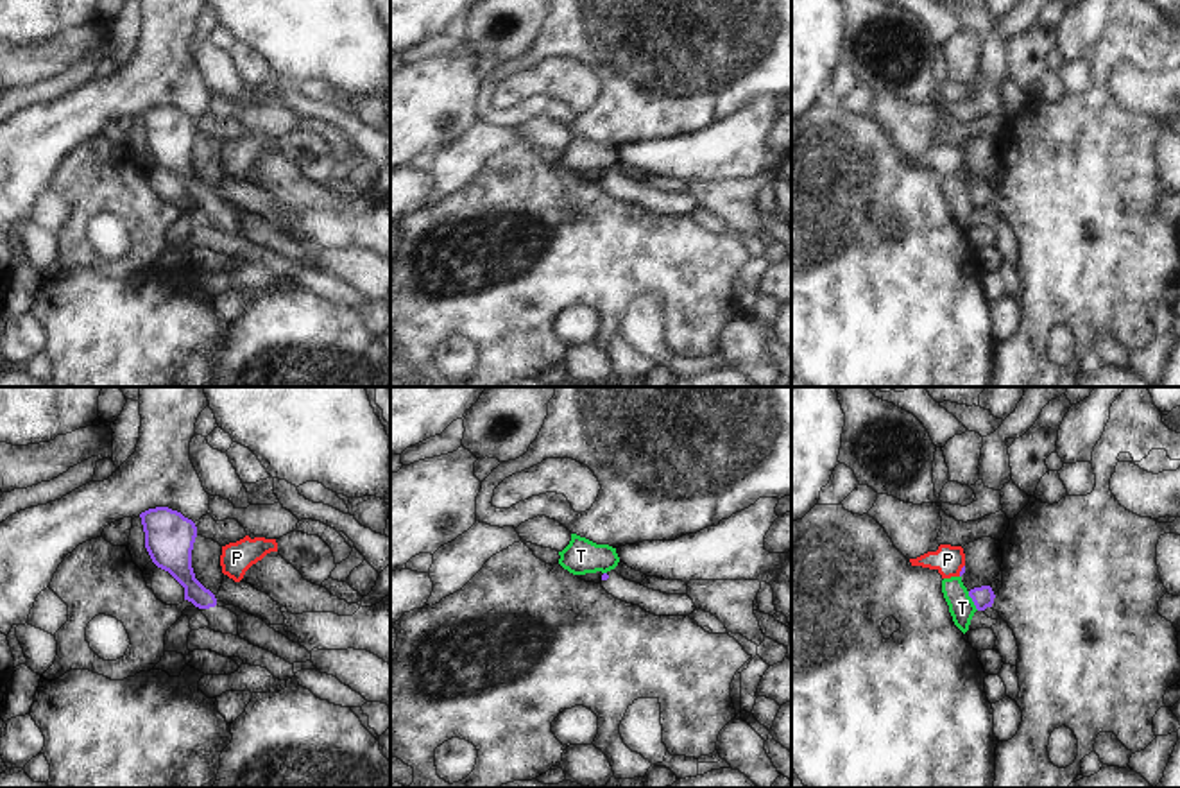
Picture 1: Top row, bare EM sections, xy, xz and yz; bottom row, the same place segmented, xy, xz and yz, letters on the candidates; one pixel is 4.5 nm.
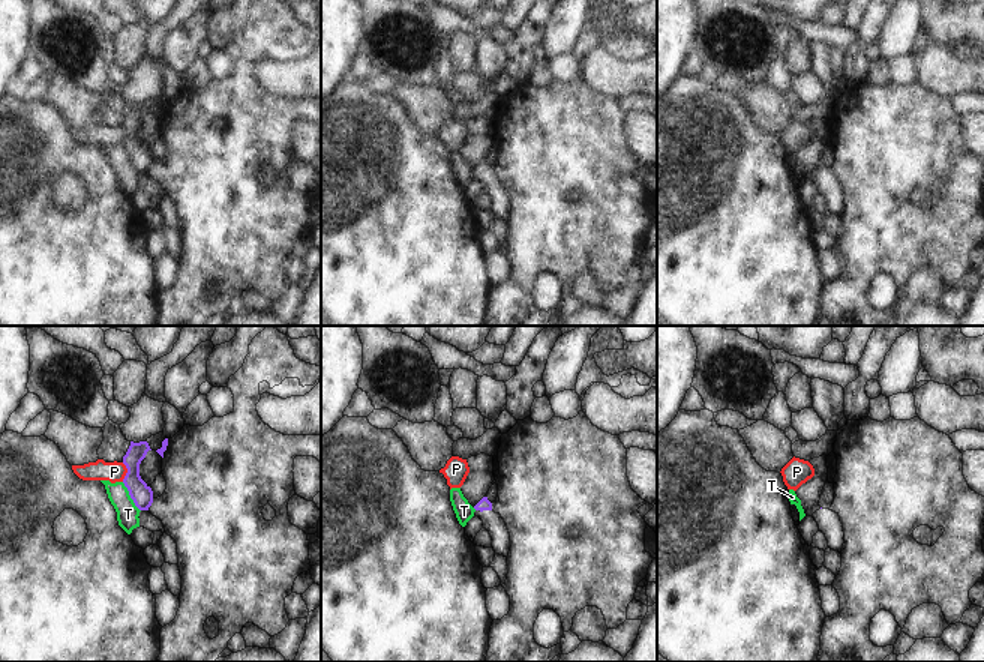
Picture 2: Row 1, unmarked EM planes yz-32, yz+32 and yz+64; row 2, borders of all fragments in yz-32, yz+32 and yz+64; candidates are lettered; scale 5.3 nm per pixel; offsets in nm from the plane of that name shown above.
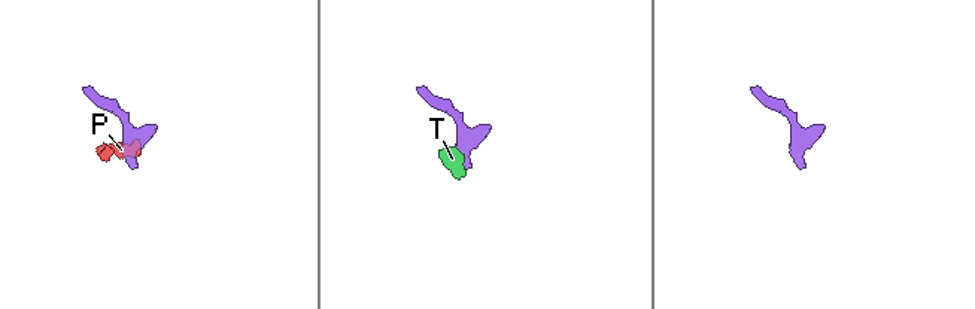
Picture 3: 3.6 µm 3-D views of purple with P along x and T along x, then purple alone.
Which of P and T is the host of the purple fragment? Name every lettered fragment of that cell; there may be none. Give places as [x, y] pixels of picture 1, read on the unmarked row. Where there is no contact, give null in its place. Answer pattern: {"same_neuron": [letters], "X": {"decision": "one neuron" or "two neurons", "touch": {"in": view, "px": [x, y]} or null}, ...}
{"same_neuron": [], "P": {"decision": "two neurons", "touch": {"in": "yz", "px": [962, 169]}}, "T": {"decision": "two neurons", "touch": {"in": "yz", "px": [973, 199]}}}

